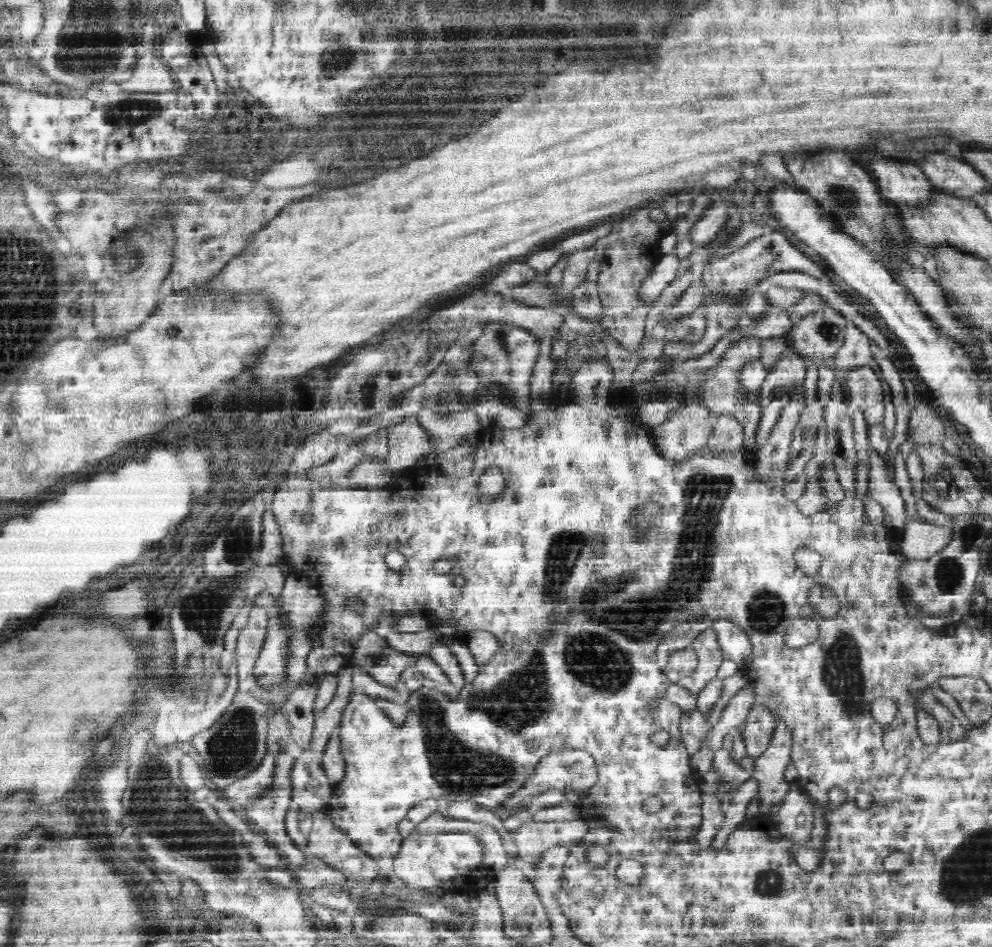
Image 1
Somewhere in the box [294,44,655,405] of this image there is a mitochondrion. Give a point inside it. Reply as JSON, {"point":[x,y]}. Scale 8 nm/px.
{"point":[347,58]}

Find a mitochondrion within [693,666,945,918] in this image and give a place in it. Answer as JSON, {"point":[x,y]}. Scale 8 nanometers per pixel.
{"point":[767,882]}

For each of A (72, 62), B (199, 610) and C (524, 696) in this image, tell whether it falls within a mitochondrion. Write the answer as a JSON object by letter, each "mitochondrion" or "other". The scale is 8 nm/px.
{"A":"mitochondrion","B":"mitochondrion","C":"mitochondrion"}

